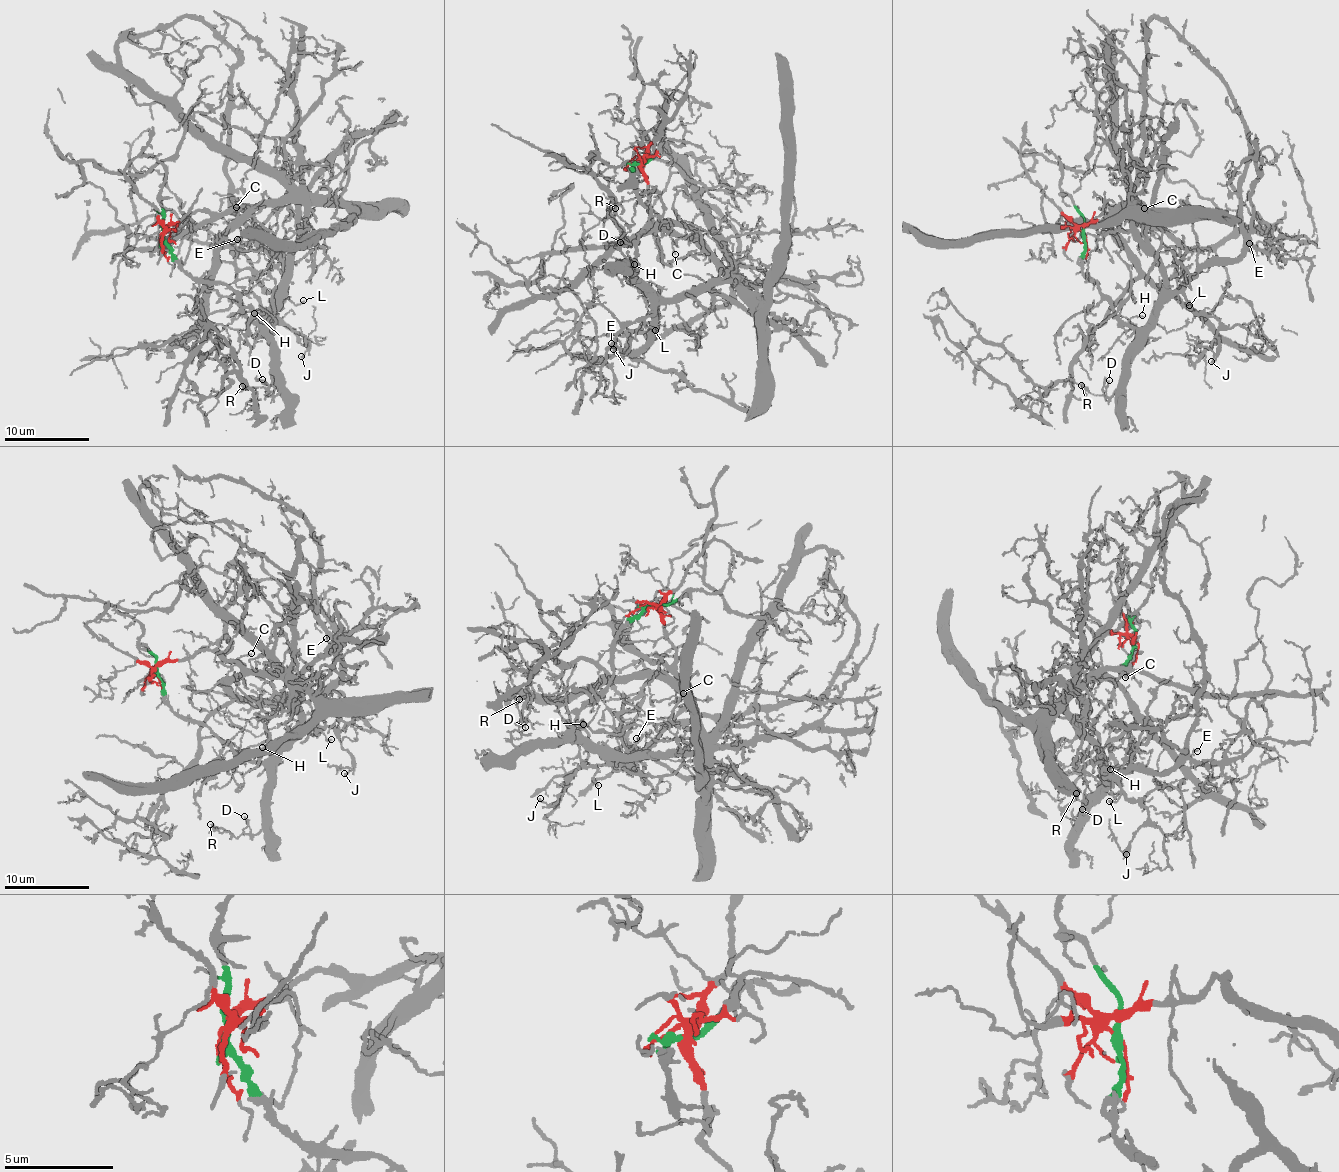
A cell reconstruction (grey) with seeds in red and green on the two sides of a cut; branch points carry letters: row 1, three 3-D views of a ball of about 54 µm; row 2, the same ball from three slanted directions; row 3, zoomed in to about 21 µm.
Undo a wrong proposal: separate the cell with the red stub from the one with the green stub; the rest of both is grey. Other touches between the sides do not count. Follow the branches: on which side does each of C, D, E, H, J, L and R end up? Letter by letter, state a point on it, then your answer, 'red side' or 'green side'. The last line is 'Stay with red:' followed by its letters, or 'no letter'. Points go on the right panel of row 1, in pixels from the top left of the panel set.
C: (1144, 208) | red side
D: (1109, 380) | green side
E: (1249, 243) | green side
H: (1142, 315) | green side
J: (1211, 361) | green side
L: (1189, 305) | green side
R: (1081, 385) | green side
Stay with red: C

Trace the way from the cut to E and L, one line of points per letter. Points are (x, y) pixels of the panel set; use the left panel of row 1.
E: (162, 235), (179, 267), (219, 281), (253, 321), (265, 325), (287, 283), (283, 261), (237, 238)
L: (162, 235), (176, 262), (237, 294), (253, 321), (265, 325), (287, 289), (296, 304), (303, 300)

